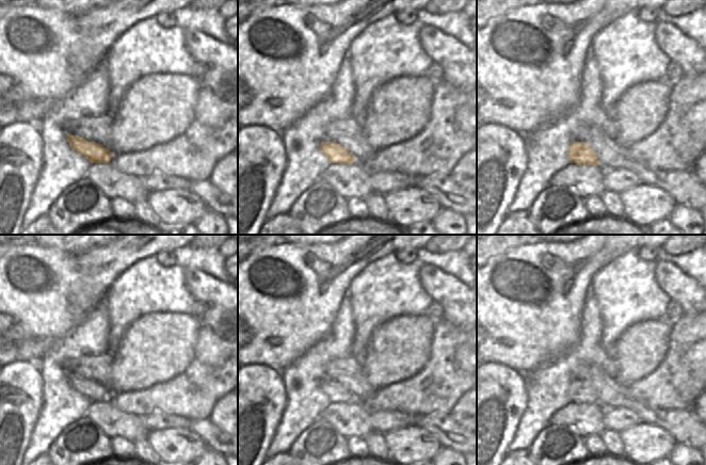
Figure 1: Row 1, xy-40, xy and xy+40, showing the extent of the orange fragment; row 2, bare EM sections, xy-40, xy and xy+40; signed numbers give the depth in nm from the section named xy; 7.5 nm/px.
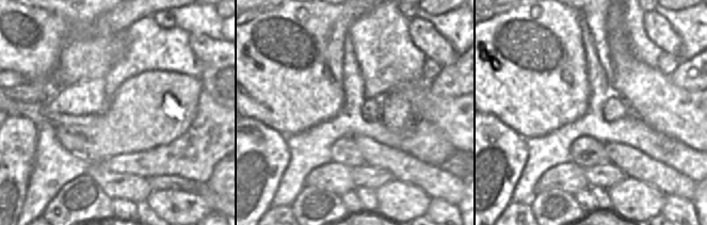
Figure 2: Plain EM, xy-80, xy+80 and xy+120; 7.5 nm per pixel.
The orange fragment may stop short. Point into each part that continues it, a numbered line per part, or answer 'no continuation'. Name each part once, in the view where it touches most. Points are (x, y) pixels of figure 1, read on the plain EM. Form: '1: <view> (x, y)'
no continuation

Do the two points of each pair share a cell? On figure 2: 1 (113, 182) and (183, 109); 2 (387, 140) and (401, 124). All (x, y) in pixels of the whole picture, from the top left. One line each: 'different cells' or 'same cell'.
1: different cells
2: different cells

